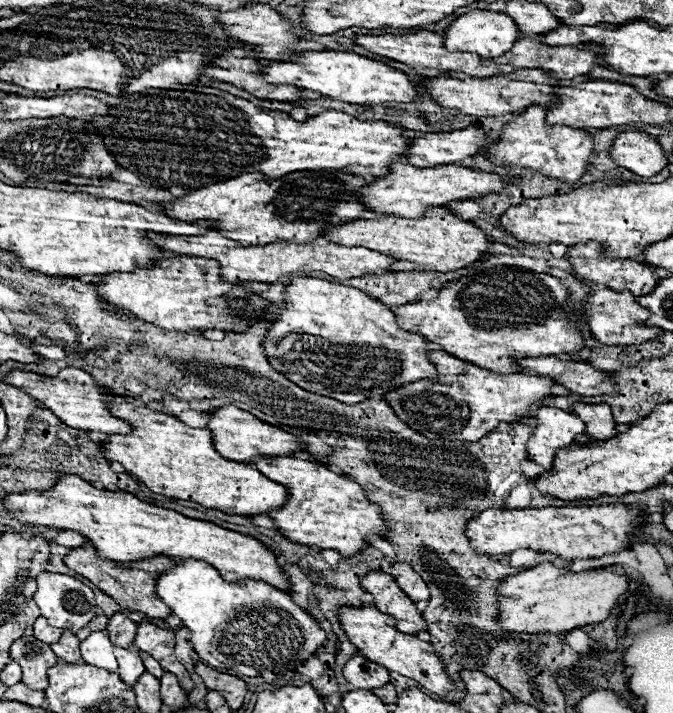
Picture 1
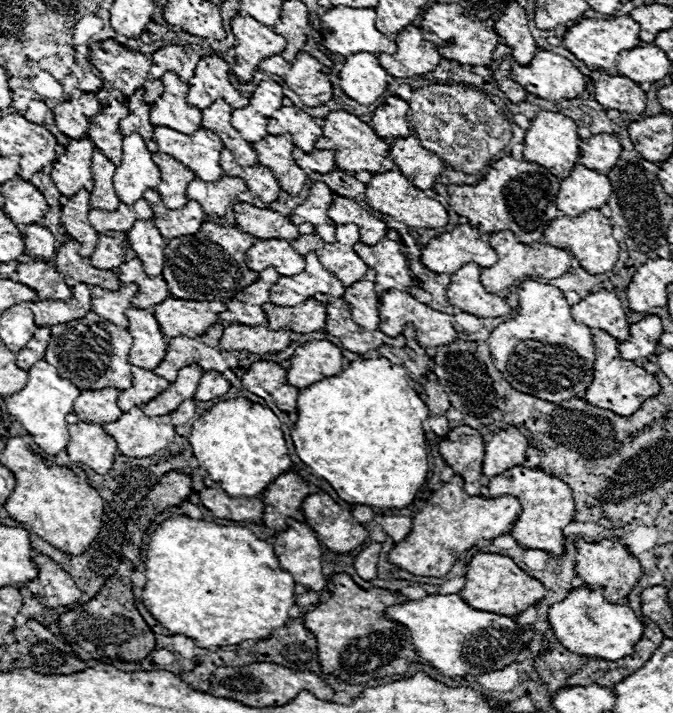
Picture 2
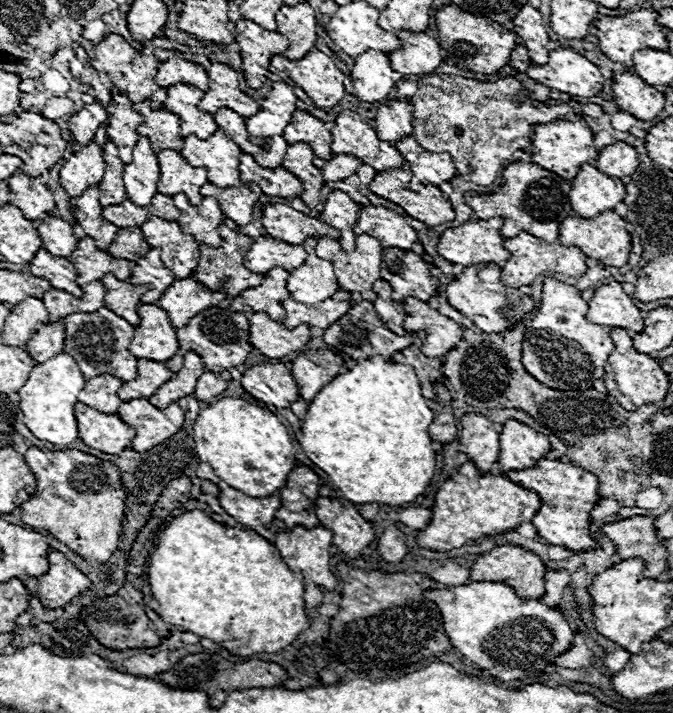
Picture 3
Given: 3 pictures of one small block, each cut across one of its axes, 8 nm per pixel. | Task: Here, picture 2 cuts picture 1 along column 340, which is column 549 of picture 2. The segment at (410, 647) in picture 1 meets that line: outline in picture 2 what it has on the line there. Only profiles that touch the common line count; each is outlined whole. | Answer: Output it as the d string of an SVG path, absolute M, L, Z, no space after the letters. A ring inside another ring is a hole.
M584 586L572 590L562 602L550 606L548 624L566 650L578 656L604 658L610 662L630 656L634 652L634 644L644 632L644 624L628 606L610 604L604 600L602 590L588 590Z

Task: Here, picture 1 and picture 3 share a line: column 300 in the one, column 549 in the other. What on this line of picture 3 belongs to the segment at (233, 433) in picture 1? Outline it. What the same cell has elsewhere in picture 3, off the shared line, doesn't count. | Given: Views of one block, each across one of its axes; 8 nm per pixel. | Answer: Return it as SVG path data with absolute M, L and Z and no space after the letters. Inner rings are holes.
M506 420L500 432L500 454L496 464L502 472L532 468L550 450L552 446L544 434L518 420Z

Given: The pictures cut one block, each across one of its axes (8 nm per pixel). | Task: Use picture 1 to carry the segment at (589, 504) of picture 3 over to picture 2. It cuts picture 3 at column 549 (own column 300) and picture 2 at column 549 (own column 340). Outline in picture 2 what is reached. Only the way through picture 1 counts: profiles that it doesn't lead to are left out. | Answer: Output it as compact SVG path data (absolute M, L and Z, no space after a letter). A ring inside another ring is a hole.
M514 466L508 472L496 476L488 484L490 498L500 498L500 496L516 496L522 504L520 520L516 520L512 528L514 540L522 548L538 548L548 552L550 556L560 556L564 554L564 536L562 528L572 522L574 518L574 500L572 500L572 490L558 478L538 470L538 468L524 468L524 466Z

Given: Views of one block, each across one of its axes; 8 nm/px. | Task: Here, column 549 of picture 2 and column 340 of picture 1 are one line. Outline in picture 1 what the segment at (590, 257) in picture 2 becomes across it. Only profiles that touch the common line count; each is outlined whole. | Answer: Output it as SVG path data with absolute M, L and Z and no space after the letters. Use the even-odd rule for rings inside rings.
M430 208L422 218L388 216L376 220L356 220L352 224L330 228L324 238L334 244L362 244L364 248L374 248L376 252L396 256L398 260L416 262L428 272L452 272L466 268L480 260L490 248L486 234L474 222L462 220L446 208Z

